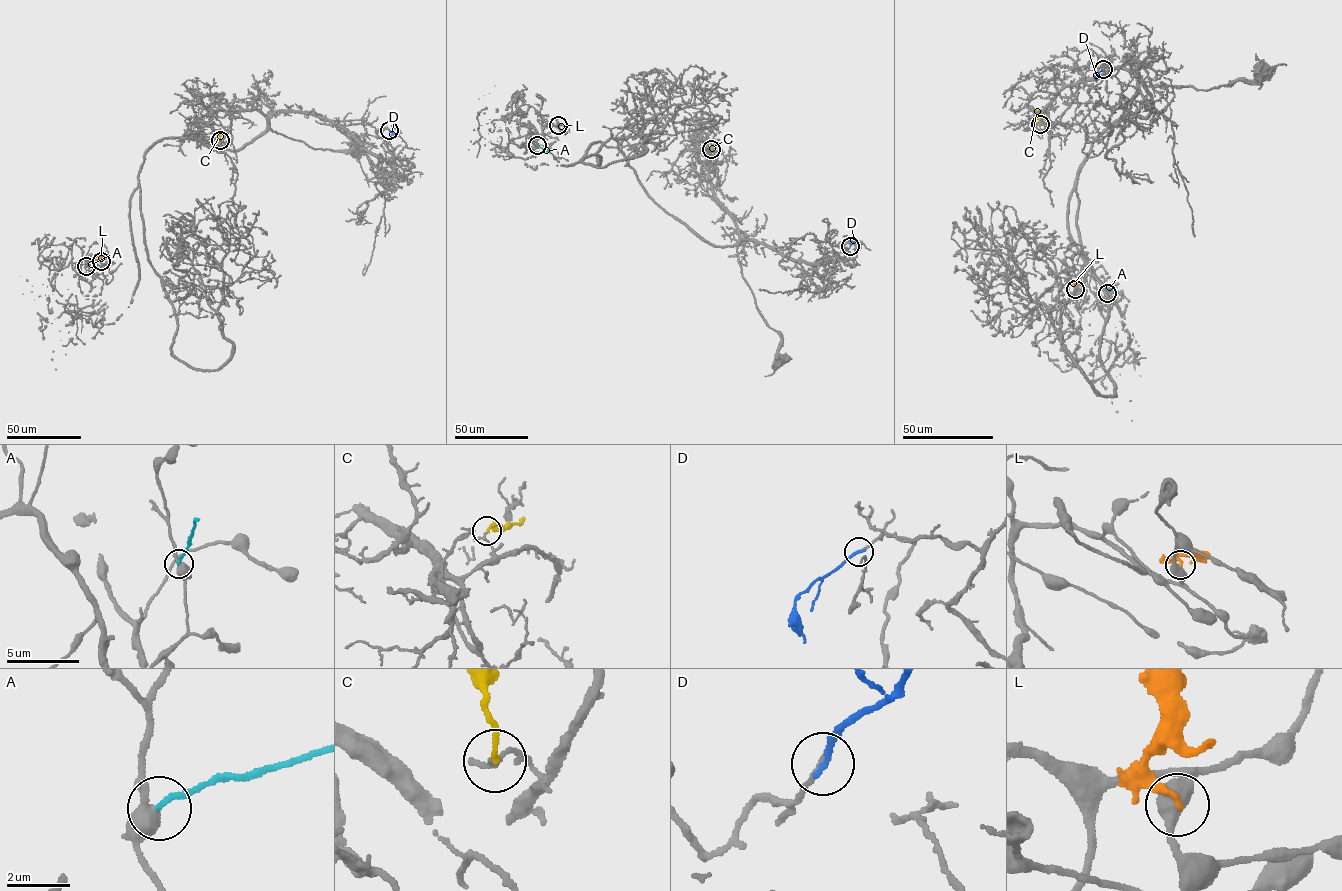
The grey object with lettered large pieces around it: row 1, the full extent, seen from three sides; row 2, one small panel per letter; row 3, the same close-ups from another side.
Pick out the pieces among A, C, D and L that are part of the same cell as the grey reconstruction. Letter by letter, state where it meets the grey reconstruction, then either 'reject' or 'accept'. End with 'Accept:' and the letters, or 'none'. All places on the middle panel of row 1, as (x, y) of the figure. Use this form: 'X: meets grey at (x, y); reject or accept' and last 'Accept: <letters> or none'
A: meets grey at (537, 145); reject
C: meets grey at (711, 149); reject
D: meets grey at (850, 246); reject
L: meets grey at (558, 125); reject
Accept: none

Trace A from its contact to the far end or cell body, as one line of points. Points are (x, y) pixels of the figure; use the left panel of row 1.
A: (86, 266), (98, 265)

